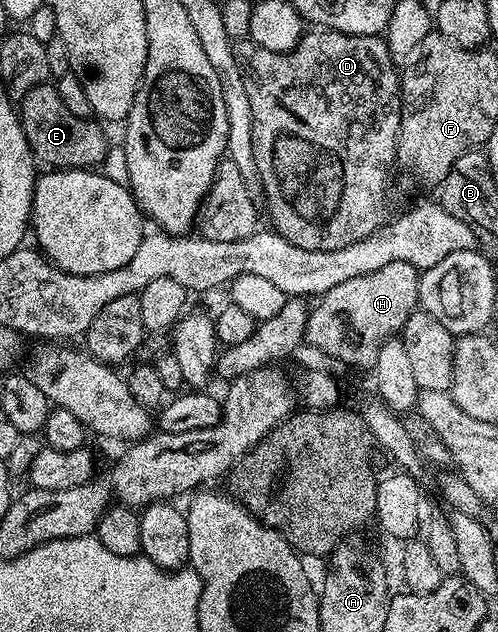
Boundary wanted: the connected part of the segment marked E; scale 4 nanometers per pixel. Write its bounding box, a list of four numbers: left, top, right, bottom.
[17,84,109,170]

